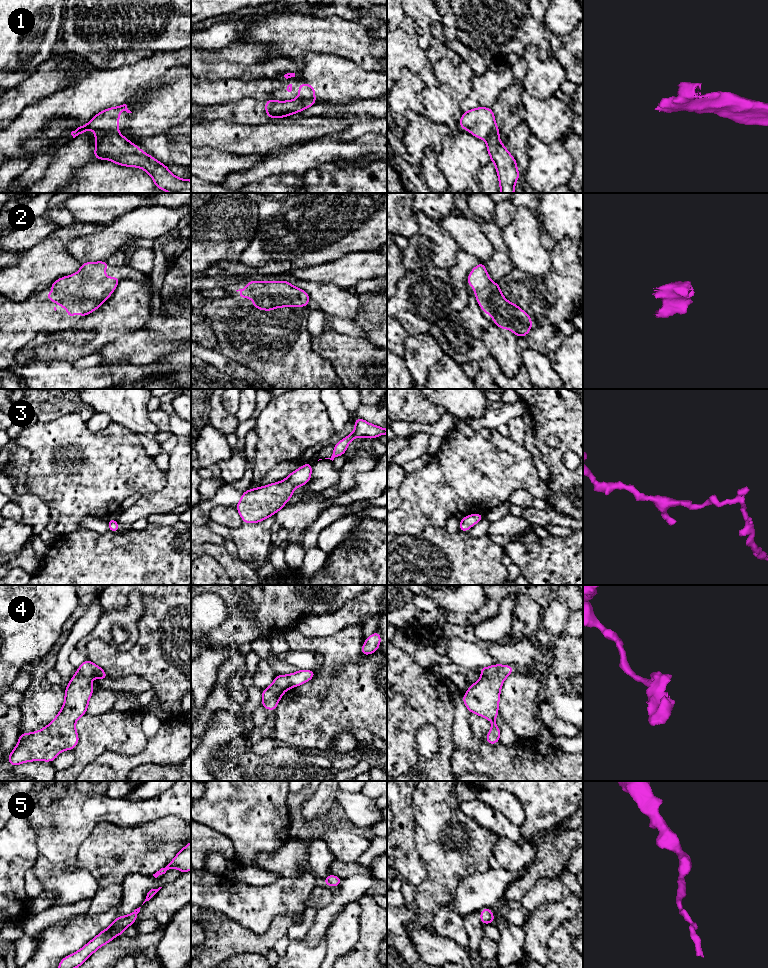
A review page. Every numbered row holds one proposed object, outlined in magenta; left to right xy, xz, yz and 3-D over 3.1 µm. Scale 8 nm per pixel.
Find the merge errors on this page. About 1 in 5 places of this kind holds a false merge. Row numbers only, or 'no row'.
1, 4

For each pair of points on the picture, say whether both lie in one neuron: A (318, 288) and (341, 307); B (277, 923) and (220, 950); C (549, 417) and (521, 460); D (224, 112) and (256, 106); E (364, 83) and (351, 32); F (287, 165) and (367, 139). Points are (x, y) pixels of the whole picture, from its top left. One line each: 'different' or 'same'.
A: same
B: same
C: different
D: same
E: different
F: same

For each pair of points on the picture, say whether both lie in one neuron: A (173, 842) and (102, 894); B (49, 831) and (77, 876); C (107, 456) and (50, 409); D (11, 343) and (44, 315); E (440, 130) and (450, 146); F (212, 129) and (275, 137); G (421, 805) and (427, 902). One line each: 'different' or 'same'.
A: different
B: same
C: different
D: same
E: different
F: same
G: same

